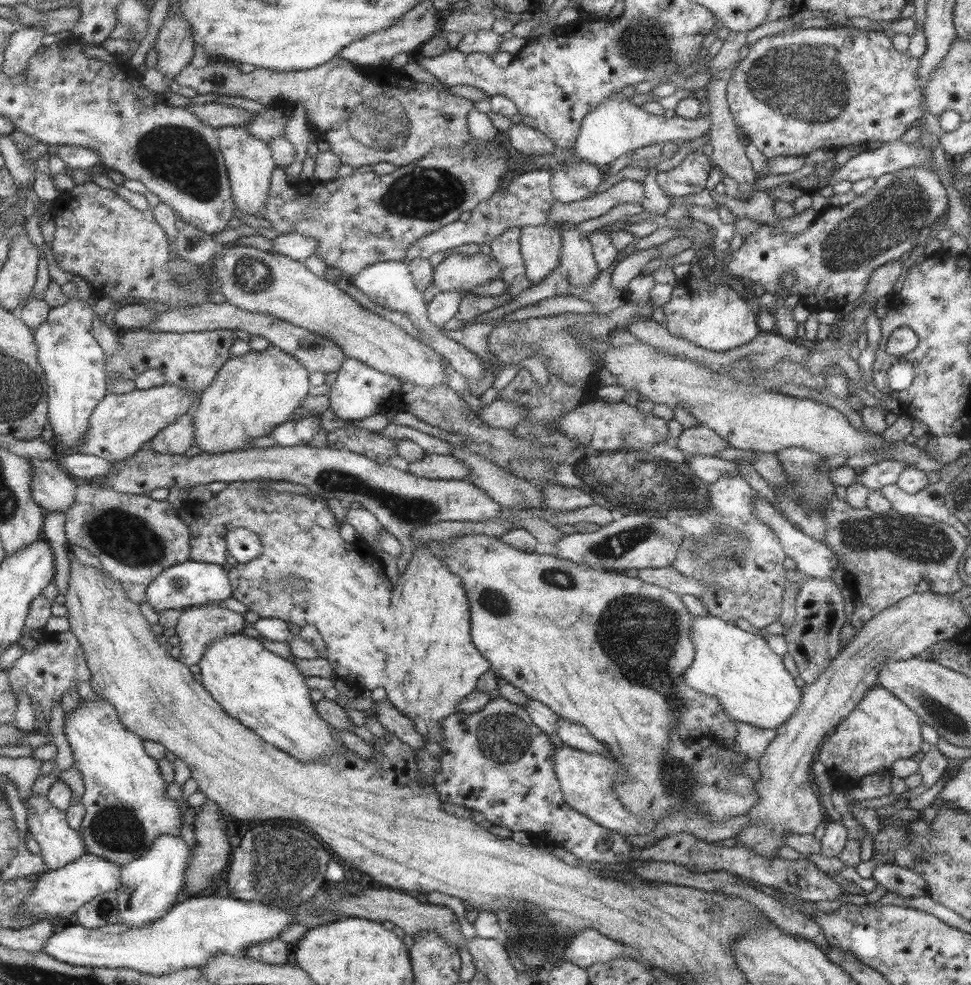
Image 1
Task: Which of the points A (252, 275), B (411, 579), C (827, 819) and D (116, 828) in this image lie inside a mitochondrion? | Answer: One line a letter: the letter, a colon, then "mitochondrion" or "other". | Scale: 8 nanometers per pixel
A: mitochondrion
B: other
C: other
D: mitochondrion

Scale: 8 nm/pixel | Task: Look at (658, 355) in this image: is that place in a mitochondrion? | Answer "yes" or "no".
no

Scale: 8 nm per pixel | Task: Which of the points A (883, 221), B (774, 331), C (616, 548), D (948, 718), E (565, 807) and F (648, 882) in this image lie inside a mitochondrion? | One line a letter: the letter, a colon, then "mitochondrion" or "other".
A: mitochondrion
B: other
C: mitochondrion
D: mitochondrion
E: other
F: other

